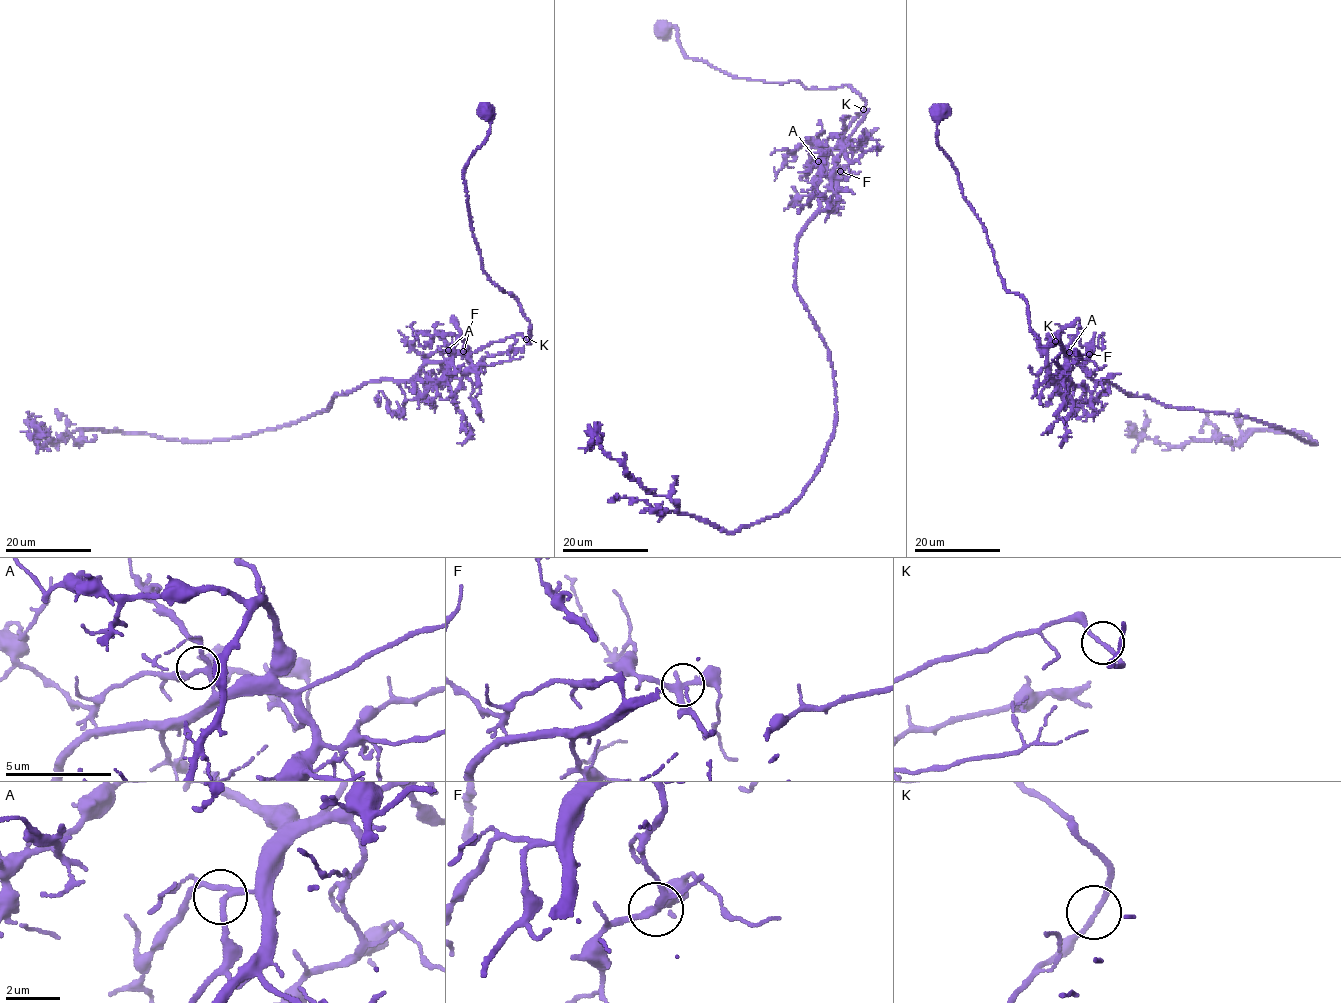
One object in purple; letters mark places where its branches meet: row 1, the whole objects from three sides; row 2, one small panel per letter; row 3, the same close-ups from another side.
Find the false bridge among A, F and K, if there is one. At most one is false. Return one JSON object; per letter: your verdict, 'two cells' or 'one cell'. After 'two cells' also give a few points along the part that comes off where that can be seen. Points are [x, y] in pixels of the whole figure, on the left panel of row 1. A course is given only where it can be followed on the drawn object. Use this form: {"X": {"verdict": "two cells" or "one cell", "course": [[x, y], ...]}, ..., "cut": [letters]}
{"A": {"verdict": "one cell"}, "F": {"verdict": "one cell"}, "K": {"verdict": "one cell"}, "cut": []}

